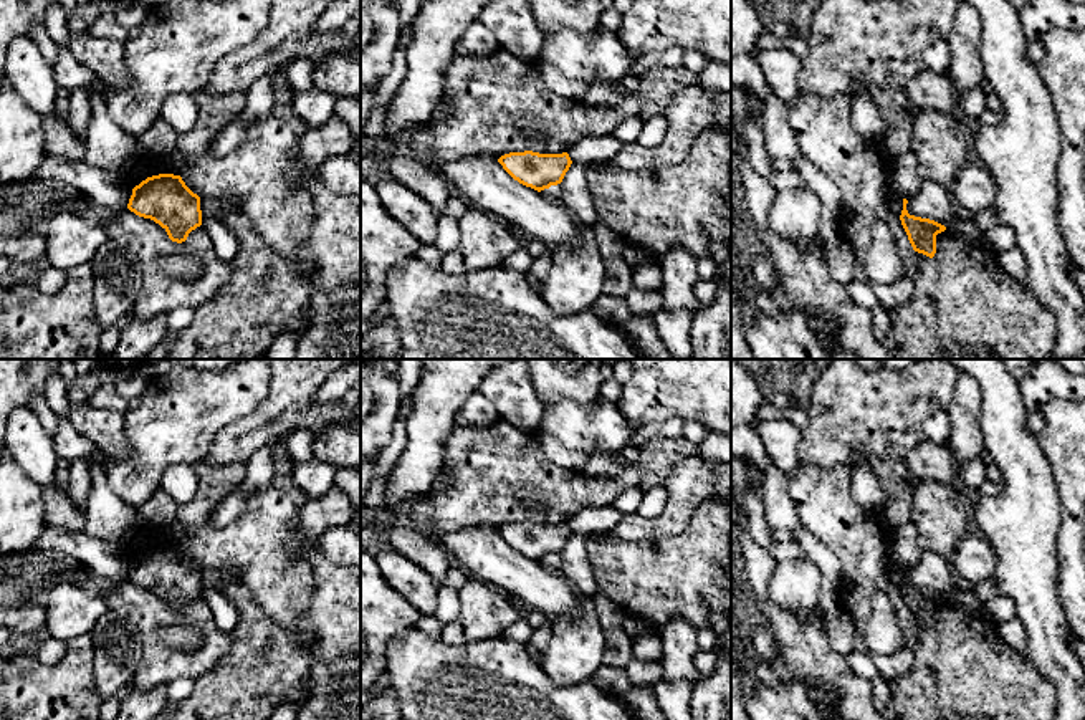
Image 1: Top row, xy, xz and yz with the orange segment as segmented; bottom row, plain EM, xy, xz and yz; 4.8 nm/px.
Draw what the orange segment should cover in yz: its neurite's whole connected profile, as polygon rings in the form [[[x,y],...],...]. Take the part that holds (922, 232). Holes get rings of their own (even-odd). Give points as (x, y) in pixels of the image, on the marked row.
[[[903,199],[900,220],[908,235],[908,240],[915,252],[933,258],[936,253],[936,235],[944,232],[946,227],[930,218],[910,215],[906,204],[908,200]]]

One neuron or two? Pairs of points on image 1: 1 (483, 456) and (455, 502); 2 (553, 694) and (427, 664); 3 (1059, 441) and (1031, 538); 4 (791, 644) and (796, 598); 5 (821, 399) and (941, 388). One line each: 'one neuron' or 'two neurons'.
1: one neuron
2: one neuron
3: two neurons
4: two neurons
5: one neuron

